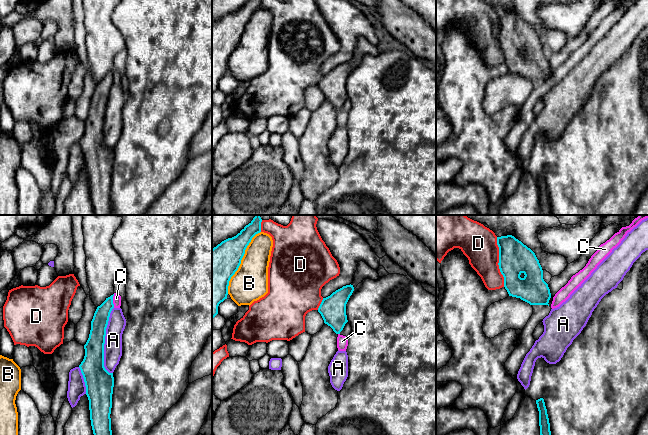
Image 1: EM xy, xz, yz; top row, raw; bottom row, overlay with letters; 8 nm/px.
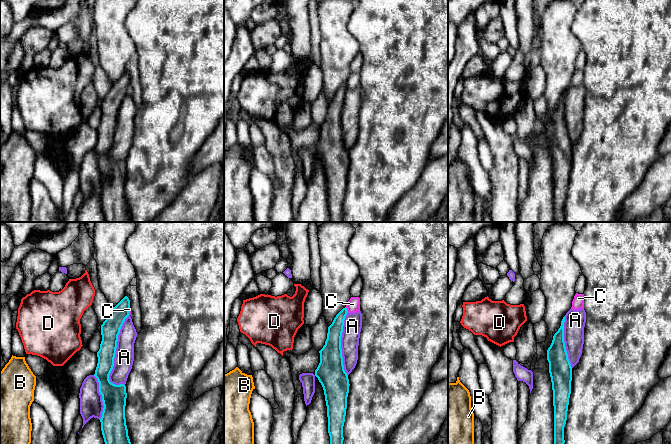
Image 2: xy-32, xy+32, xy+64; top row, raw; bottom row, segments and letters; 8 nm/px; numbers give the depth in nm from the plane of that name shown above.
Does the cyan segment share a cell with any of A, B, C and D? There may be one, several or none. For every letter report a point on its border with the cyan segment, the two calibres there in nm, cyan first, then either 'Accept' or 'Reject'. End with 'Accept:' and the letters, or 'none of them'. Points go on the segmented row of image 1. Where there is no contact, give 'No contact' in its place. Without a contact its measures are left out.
A: Touches cyan at xy (104, 340). Thickness 190 nm (cyan) against 140 nm. Reject
B: Touches cyan at xz (240, 262). Thickness 320 nm (cyan) against 280 nm. Reject
C: Touches cyan at xy (112, 301). Thickness 130 nm (cyan) against 60 nm. Reject
D: Touches cyan at yz (499, 262). Thickness 260 nm (cyan) against 300 nm. Reject
Accept: none of them

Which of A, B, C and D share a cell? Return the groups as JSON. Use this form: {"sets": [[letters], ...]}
{"sets": [["A"], ["B"], ["C"], ["D"]]}

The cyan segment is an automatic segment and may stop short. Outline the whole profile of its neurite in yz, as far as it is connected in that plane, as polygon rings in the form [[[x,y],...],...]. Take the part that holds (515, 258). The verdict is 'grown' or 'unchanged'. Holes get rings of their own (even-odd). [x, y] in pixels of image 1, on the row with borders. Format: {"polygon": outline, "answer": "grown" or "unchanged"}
{"polygon": [[[512,235],[497,237],[499,247],[499,269],[504,277],[504,287],[509,296],[520,298],[530,305],[548,305],[551,298],[548,284],[543,279],[543,270],[535,253]]], "answer": "unchanged"}

